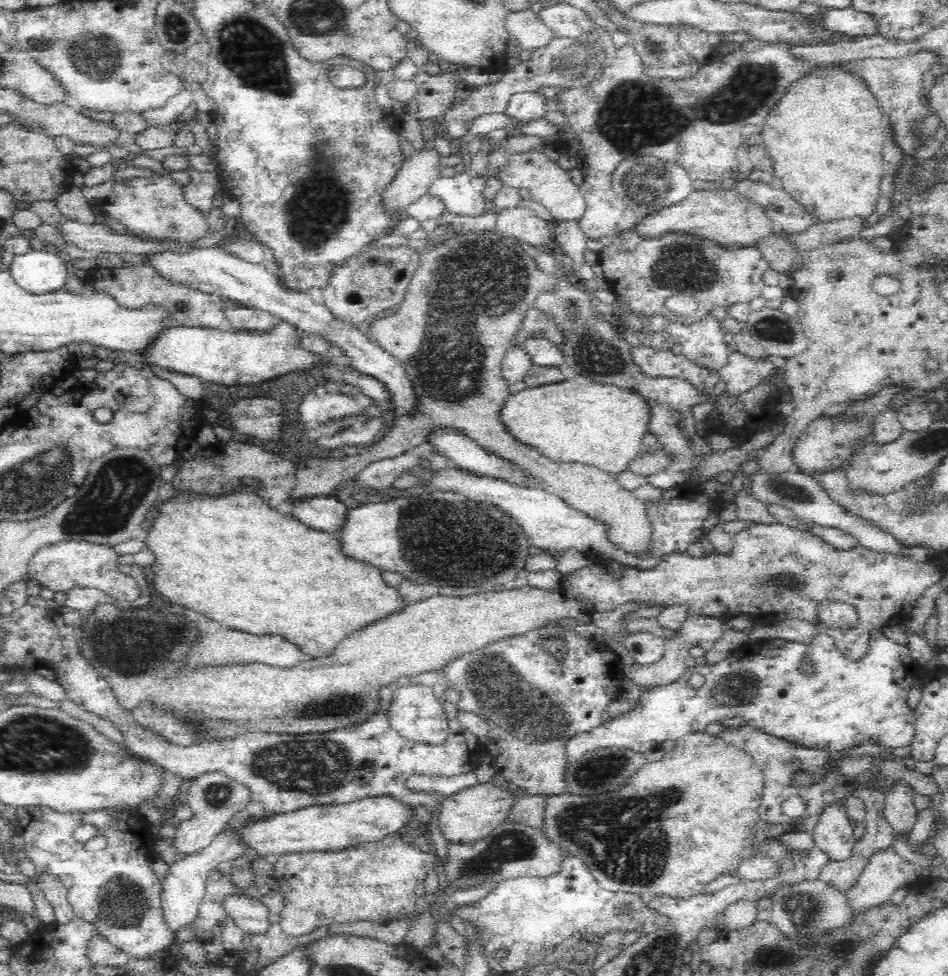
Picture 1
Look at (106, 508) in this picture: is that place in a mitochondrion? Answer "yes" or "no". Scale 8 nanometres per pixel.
yes

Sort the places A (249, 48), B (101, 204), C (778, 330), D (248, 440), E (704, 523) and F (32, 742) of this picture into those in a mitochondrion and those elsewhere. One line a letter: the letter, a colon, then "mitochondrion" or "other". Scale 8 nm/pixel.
A: mitochondrion
B: other
C: mitochondrion
D: other
E: other
F: mitochondrion

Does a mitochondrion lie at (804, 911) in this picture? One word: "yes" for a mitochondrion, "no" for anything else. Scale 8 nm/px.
yes

